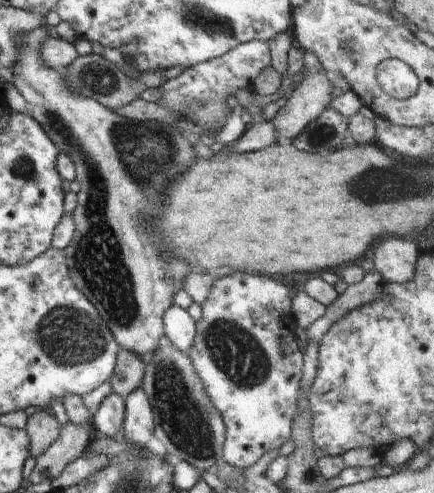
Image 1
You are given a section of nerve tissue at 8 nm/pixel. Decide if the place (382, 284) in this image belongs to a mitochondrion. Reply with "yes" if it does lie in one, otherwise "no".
no

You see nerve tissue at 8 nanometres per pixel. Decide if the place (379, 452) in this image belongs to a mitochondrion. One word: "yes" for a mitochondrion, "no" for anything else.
no

